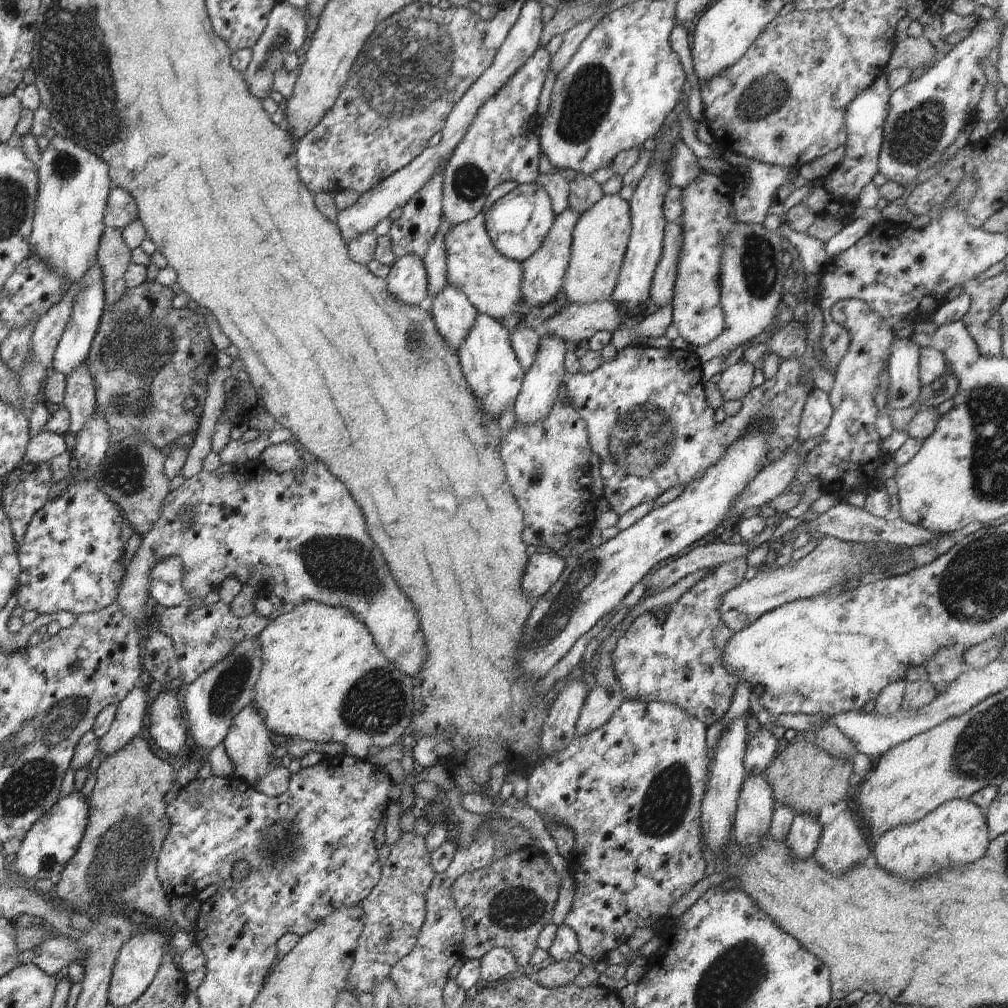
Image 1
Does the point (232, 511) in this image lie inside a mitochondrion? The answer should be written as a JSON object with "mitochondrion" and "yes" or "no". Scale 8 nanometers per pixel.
{"mitochondrion":"no"}

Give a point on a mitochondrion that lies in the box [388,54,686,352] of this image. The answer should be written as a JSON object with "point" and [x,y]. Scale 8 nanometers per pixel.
{"point":[588,98]}

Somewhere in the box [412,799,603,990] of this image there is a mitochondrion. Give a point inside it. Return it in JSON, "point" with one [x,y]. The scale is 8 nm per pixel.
{"point":[516,908]}

